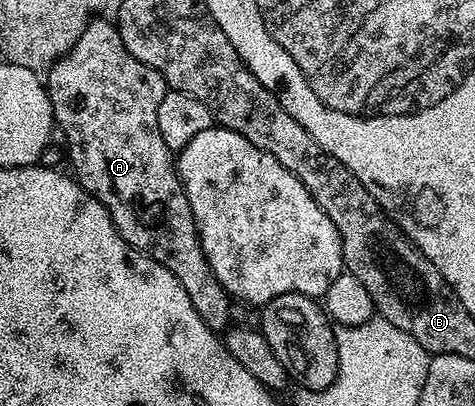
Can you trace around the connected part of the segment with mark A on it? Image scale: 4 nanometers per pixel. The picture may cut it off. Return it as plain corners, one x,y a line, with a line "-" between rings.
93,18
73,48
56,61
47,76
46,87
55,127
64,131
64,140
68,143
66,156
68,160
72,159
71,171
76,183
106,206
118,234
122,234
130,247
154,258
154,262
166,266
166,270
178,278
182,290
190,294
198,318
202,318
212,332
223,333
232,324
234,304
206,262
194,214
176,170
173,149
168,148
166,142
162,142
162,134
158,134
158,102
162,102
166,91
162,74
126,50
120,29
113,21

